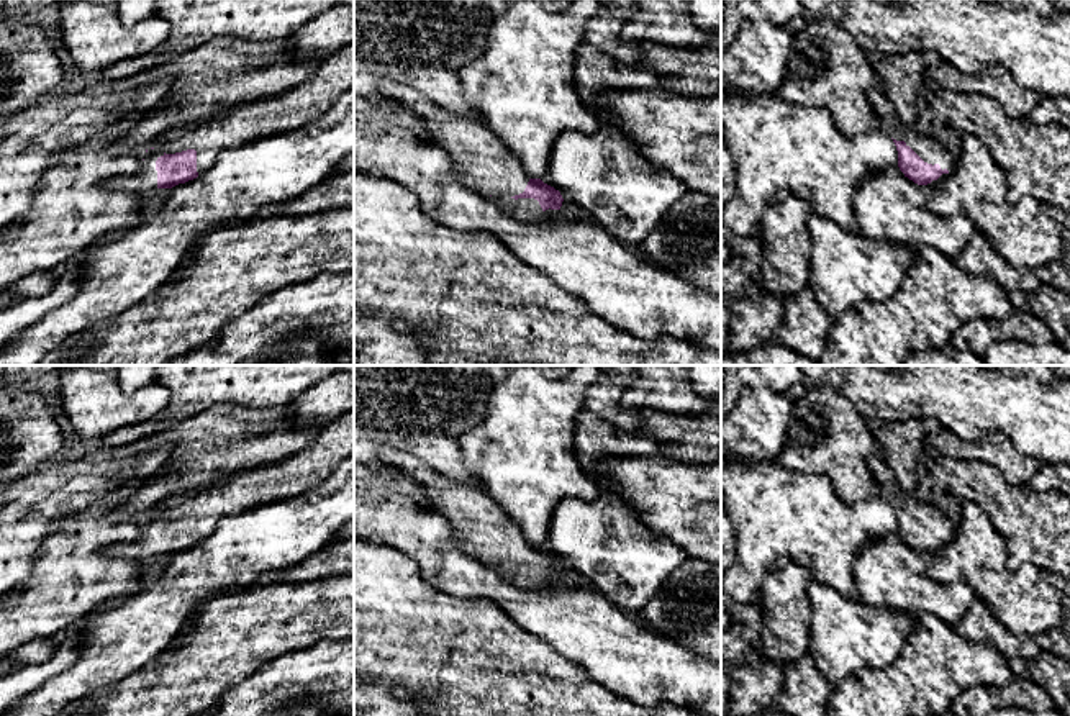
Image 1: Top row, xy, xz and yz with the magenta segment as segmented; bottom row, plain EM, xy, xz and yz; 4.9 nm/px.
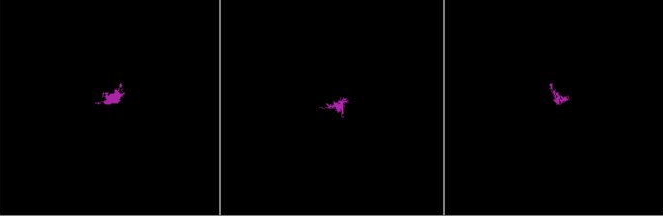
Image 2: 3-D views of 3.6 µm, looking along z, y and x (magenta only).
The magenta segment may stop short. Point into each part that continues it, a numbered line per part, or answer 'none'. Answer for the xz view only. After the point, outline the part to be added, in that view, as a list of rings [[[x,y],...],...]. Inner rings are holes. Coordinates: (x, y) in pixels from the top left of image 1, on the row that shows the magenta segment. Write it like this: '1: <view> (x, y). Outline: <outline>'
1: xz (484, 163). Outline: [[[382,80],[377,93],[418,115],[426,123],[424,136],[451,156],[462,182],[485,195],[510,200],[519,218],[528,221],[549,221],[582,216],[580,210],[564,200],[559,210],[542,210],[534,198],[518,198],[524,192],[529,175],[519,159],[482,121],[456,115],[423,97],[413,87]]]

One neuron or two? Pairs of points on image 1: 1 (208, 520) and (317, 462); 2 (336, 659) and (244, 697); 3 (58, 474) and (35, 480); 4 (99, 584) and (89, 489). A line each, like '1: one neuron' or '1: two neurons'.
1: one neuron
2: one neuron
3: one neuron
4: two neurons

